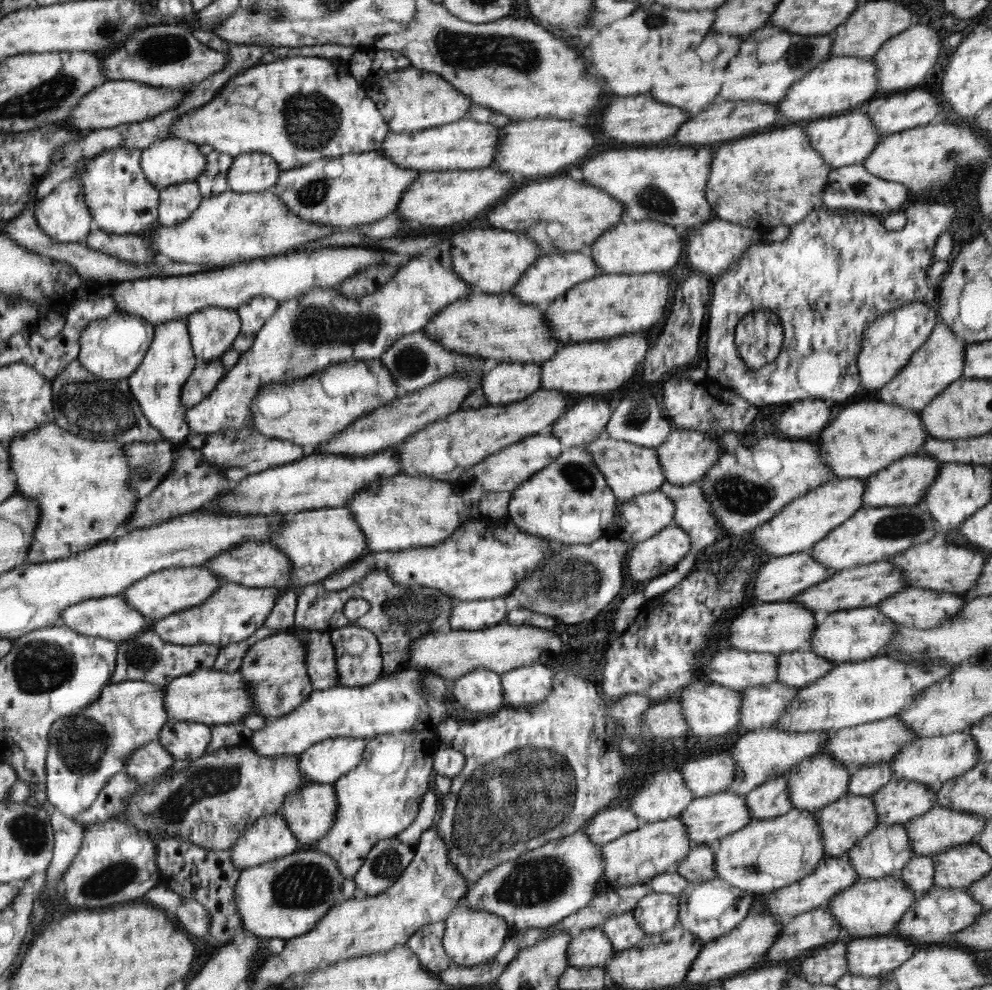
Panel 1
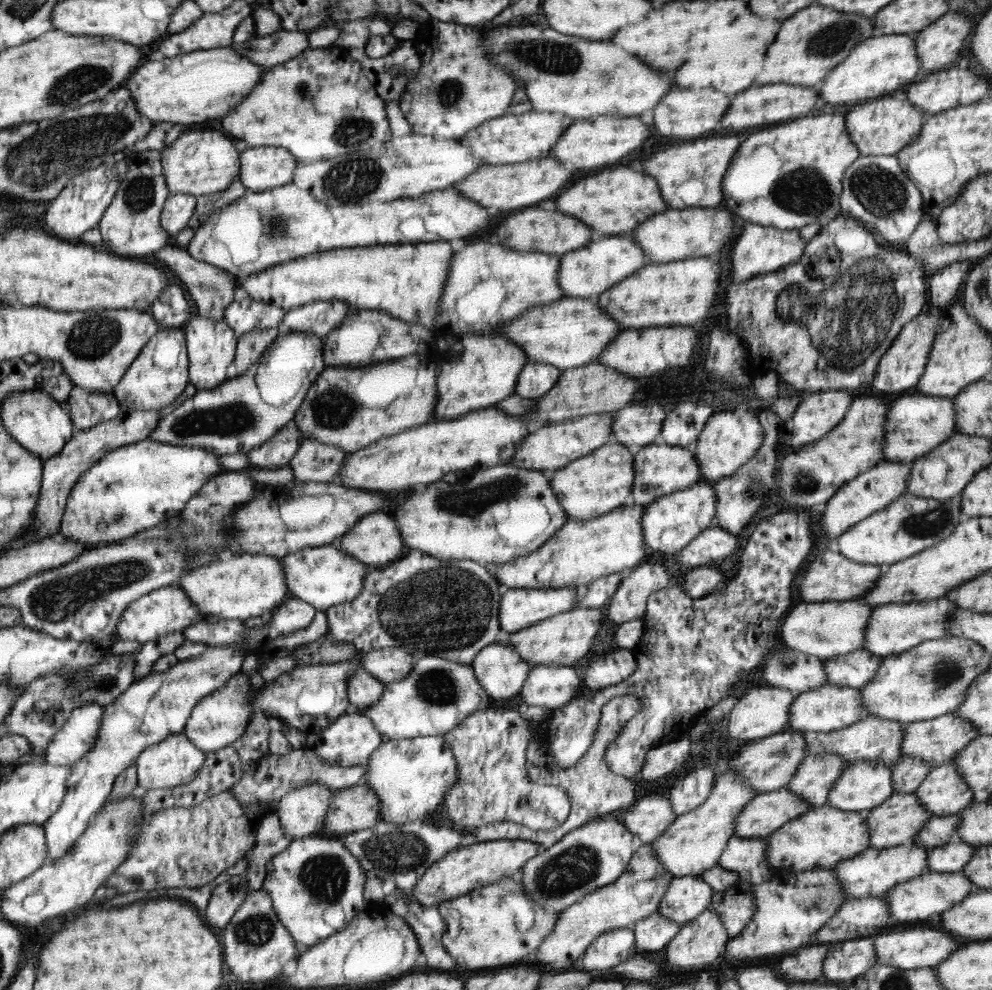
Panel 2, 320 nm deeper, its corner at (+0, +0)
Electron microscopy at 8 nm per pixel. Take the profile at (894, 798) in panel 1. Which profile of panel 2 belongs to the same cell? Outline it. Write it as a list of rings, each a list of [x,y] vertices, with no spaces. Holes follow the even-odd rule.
[[[951,762],[932,767],[914,796],[931,816],[956,815],[962,809],[970,808],[973,802],[966,780],[962,780],[958,768]]]

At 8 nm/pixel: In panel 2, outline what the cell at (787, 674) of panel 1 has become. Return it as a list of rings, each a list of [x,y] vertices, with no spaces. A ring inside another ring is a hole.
[[[864,650],[826,658],[823,665],[830,685],[860,689],[870,682],[880,668],[883,657]]]

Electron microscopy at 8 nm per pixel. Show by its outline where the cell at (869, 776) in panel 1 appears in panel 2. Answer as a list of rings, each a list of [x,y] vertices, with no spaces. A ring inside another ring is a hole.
[[[902,755],[898,763],[889,767],[894,793],[916,793],[932,768],[920,758],[910,755]]]

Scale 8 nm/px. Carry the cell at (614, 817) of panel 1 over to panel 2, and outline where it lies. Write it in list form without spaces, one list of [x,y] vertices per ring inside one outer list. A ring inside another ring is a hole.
[[[665,794],[636,800],[633,805],[632,809],[626,812],[623,824],[641,844],[656,841],[677,817]]]

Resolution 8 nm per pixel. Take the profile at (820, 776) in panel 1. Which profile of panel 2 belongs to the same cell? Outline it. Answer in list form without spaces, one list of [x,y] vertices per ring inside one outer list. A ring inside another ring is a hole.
[[[861,759],[848,762],[844,773],[838,777],[838,781],[834,781],[834,787],[828,795],[826,805],[844,812],[868,812],[874,806],[883,804],[886,799],[890,799],[892,794],[894,794],[894,786],[892,786],[889,764],[880,760]]]

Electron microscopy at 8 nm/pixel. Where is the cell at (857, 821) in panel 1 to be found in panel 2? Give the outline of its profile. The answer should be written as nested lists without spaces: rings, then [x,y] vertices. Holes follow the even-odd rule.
[[[894,793],[883,804],[874,806],[866,812],[868,845],[875,849],[883,849],[909,844],[931,817],[914,793]]]

